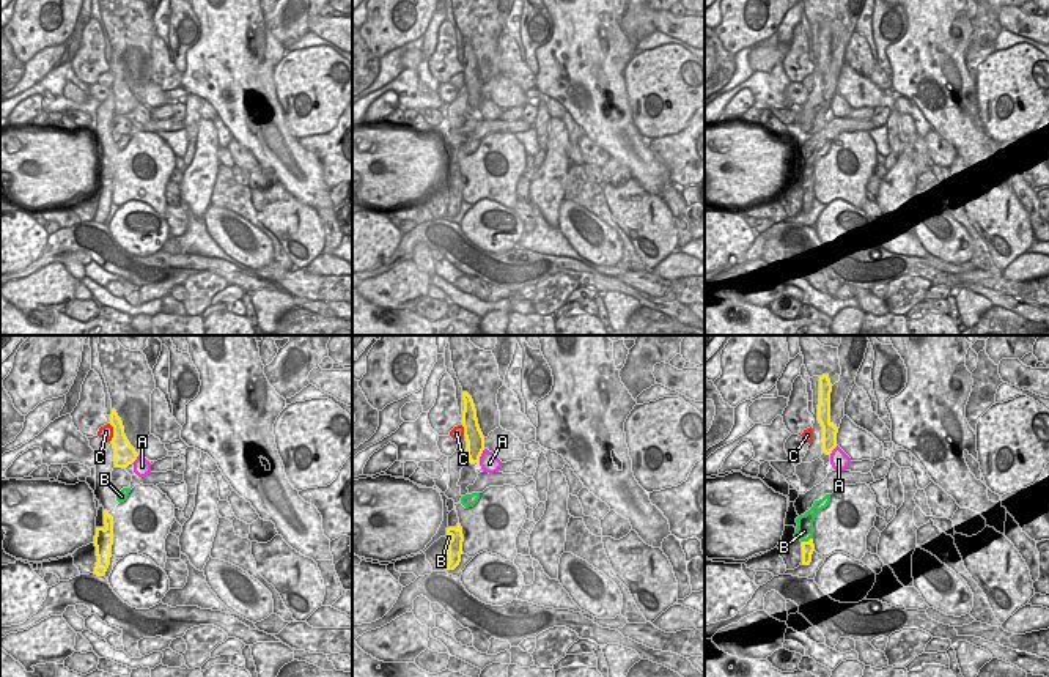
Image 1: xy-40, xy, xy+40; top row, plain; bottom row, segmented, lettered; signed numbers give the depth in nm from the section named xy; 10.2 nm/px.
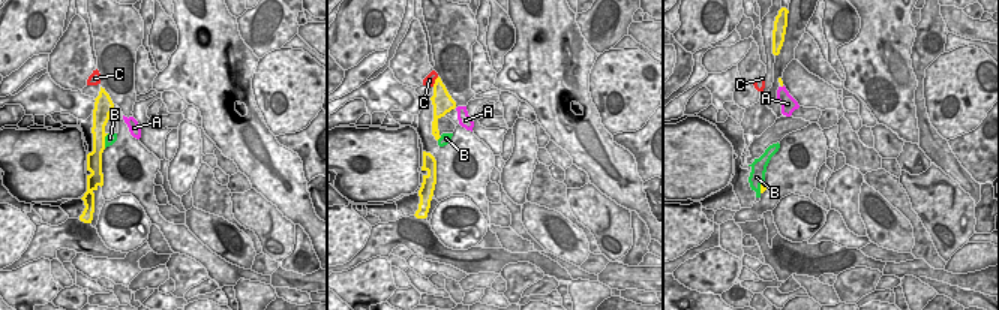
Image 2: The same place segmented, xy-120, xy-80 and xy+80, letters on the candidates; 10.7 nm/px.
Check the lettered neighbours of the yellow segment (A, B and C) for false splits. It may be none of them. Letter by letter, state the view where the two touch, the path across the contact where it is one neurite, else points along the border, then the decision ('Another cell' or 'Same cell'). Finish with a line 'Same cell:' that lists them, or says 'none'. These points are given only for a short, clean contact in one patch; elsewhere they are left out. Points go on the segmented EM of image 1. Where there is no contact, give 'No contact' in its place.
A: Touches yellow in xy. Boundary: xy (485, 449), (478, 462). Another cell
B: Touches yellow in xy+40. Another cell
C: Touches yellow in xy-40. Boundary: xy-40 (109, 424), (112, 427), (112, 440). Another cell
Same cell: none

